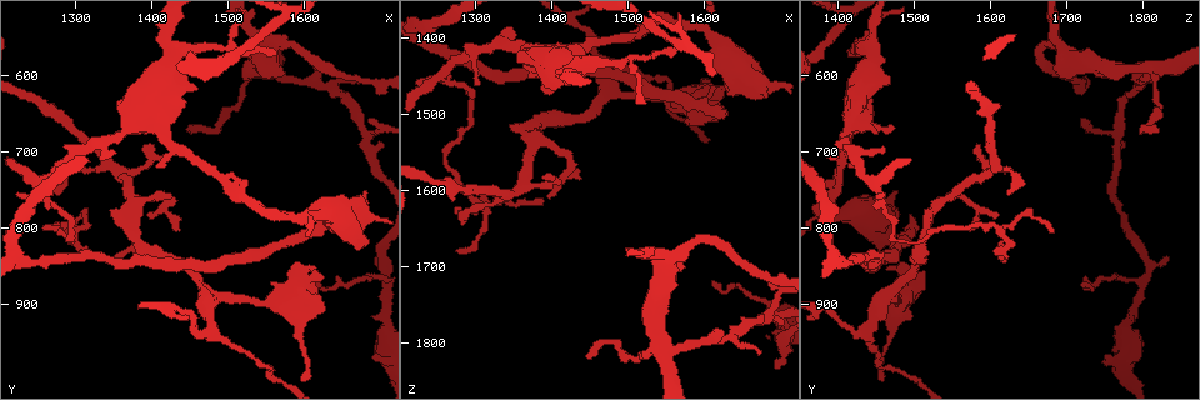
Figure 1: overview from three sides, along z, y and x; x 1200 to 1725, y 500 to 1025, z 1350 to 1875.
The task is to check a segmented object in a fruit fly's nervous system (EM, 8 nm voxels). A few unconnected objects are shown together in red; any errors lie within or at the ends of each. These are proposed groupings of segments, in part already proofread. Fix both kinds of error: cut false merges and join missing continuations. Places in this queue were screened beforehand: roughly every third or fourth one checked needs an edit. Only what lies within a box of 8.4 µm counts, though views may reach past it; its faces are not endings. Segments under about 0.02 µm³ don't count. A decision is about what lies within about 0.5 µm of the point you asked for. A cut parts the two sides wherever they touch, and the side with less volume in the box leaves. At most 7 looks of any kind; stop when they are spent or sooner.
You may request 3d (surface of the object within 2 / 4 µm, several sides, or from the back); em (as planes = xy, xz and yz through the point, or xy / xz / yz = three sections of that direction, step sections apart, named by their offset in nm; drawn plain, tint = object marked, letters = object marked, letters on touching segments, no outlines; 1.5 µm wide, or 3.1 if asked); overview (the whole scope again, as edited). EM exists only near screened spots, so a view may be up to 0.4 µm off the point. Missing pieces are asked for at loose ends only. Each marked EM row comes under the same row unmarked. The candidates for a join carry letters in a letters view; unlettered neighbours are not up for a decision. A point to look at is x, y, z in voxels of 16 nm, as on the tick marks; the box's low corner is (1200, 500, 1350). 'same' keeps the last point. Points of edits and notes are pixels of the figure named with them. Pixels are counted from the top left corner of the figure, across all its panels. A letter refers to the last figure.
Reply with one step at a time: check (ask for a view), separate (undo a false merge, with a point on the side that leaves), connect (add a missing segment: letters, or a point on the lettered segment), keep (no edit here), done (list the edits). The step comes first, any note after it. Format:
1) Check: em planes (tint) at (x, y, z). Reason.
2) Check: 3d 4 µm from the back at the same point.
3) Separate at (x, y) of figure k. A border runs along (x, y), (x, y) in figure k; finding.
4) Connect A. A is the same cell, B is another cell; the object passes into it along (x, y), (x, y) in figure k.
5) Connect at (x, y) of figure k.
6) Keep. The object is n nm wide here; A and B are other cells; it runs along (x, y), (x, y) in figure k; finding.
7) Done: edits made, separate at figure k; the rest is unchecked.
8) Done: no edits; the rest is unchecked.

Check: em xz step 8 (letters) at (1695, 835, 1835). Thin end.

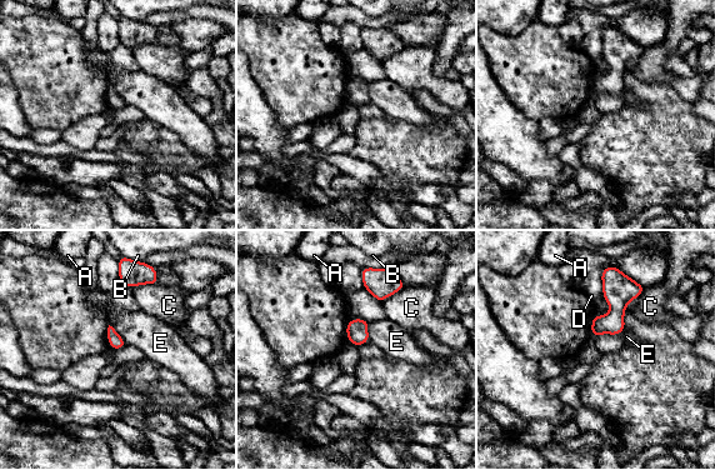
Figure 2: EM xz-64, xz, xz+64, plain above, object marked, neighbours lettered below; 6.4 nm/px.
Keep. The object is 90 nm wide here; A, B, C, D and E are other cells; a border runs along (109, 324), (126, 343) in figure 2; none of them fits.

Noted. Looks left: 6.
Check: 3d 4 µm from the back at (1690, 965, 1750). Branch stops here.

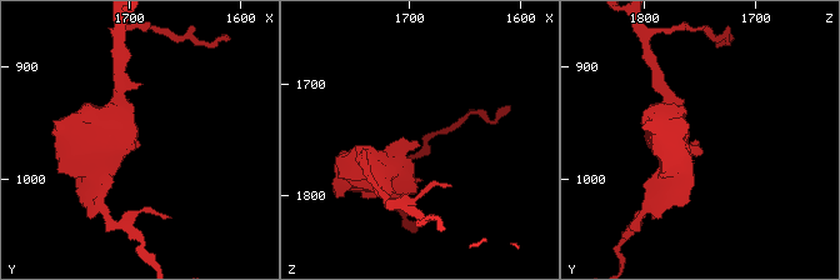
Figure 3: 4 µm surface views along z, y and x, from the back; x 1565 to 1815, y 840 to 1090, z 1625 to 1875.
Check: em xy step 8 (letters) at (1690, 968, 1752).

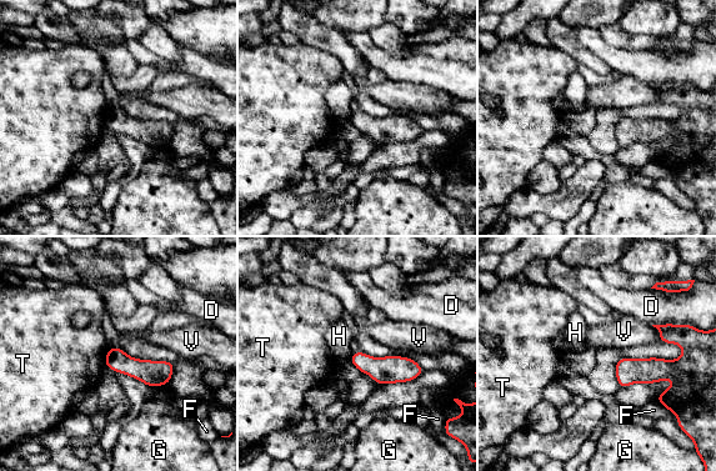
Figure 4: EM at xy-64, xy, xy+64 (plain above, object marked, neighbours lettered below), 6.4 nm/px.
Keep. The object is 120 nm wide here; D, F, G, H, T and V are other cells; no lettered segment goes on from it.

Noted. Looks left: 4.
Check: 3d 4 µm at (1445, 670, 1820). Long arm stops here.

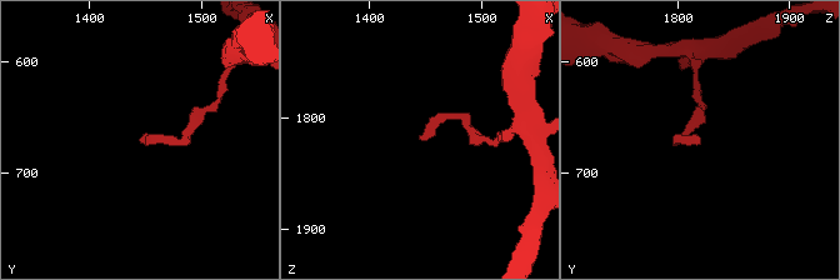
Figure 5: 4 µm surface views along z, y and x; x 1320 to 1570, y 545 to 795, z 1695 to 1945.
Check: em planes (letters) at (1446, 668, 1822).

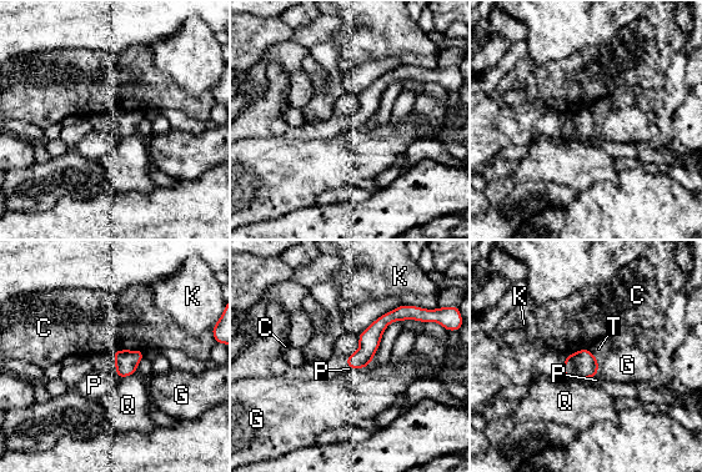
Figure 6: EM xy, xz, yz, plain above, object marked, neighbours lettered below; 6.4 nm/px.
Keep. The object is 120 nm wide here; C, G, K, P, Q and T are other cells; it runs along (395, 314), (351, 365) in figure 6; no lettered segment goes on from it.

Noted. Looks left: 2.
Done: no edits; the rest is unchecked.

